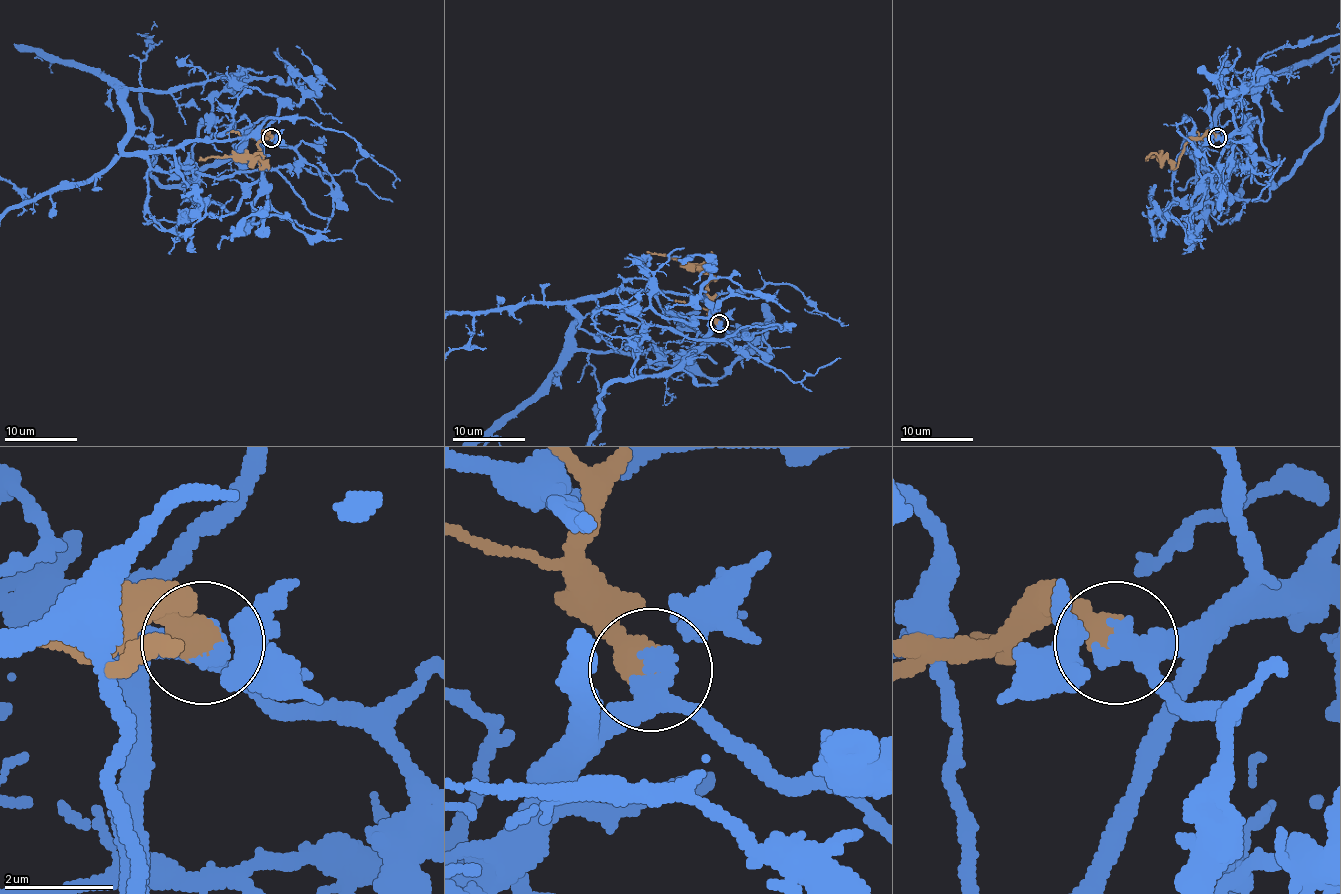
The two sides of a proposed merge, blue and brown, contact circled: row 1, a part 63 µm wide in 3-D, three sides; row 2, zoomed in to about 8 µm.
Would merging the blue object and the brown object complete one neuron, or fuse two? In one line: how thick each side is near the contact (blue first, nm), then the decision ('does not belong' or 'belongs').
320/650 nm | belongs

